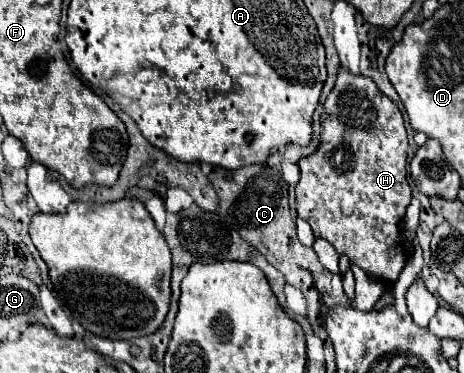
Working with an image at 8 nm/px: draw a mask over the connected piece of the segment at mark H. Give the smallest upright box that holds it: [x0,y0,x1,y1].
[296,68,412,282]

